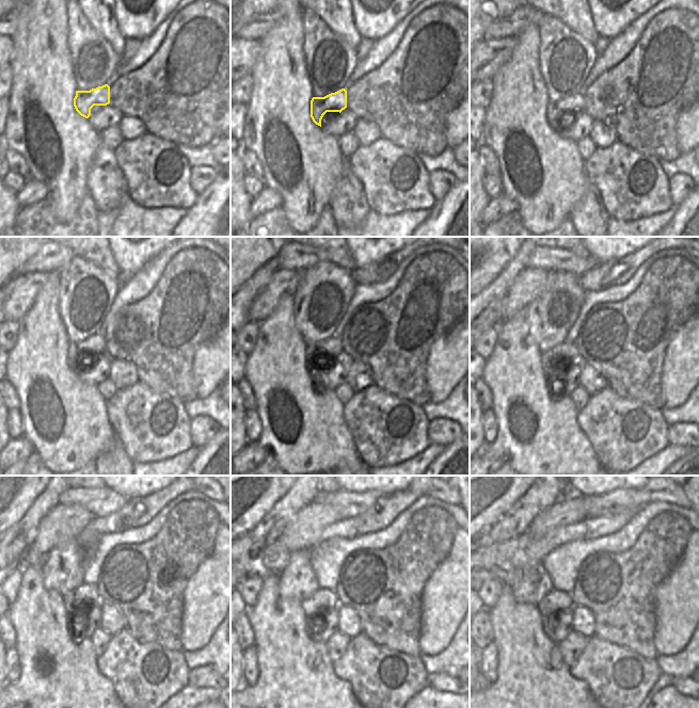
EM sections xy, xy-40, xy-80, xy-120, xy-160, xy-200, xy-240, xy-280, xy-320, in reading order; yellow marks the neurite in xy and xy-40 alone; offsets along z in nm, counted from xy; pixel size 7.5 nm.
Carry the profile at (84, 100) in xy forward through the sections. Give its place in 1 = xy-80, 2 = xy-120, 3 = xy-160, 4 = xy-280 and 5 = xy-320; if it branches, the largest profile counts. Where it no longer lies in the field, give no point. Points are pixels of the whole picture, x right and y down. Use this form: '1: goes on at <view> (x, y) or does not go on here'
1: goes on at xy-80 (574, 102)
2: goes on at xy-120 (95, 343)
3: goes on at xy-160 (331, 346)
4: goes on at xy-280 (320, 600)
5: goes on at xy-320 (553, 605)

